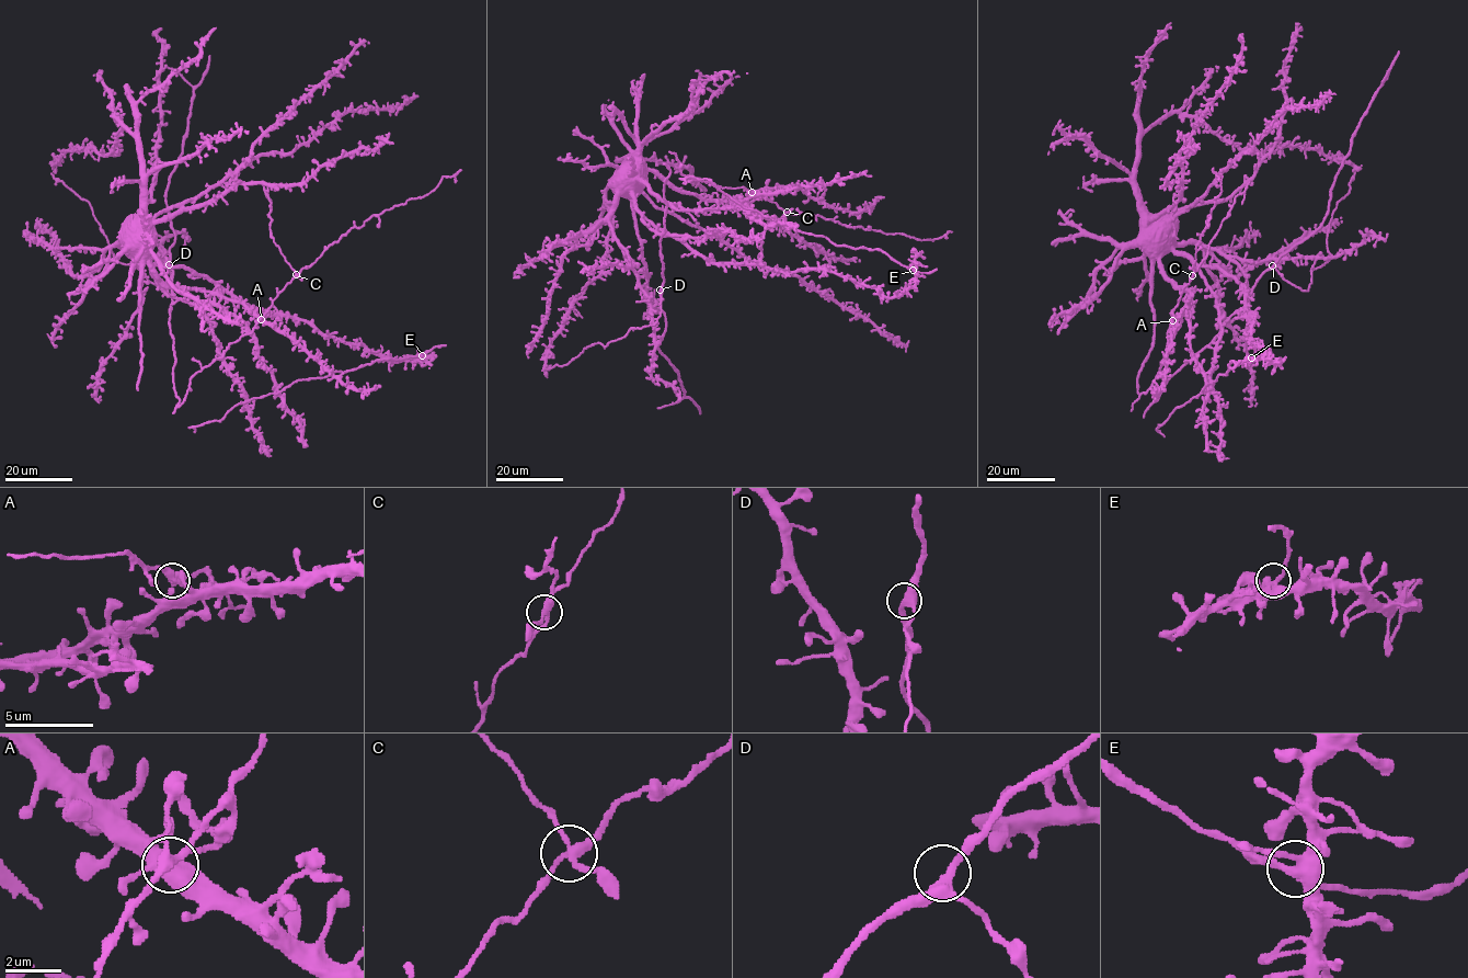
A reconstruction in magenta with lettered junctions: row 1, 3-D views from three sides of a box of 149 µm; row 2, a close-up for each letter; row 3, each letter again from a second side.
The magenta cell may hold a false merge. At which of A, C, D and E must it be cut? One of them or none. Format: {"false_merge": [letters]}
{"false_merge": ["C"]}

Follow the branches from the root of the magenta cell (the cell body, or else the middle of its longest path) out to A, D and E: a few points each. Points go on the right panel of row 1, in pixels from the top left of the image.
A: (1147, 230), (1146, 252), (1158, 259), (1178, 286), (1191, 293), (1183, 313), (1172, 315), (1172, 320)
D: (1147, 230), (1139, 138), (1174, 112), (1241, 149), (1348, 161), (1330, 259), (1308, 290), (1272, 265)
E: (1147, 230), (1196, 264), (1216, 266), (1245, 290), (1246, 315), (1254, 320), (1251, 339), (1280, 363), (1251, 357)

